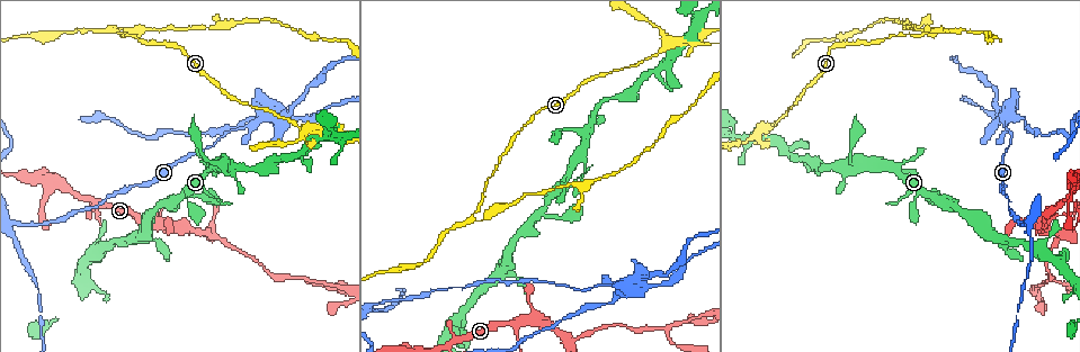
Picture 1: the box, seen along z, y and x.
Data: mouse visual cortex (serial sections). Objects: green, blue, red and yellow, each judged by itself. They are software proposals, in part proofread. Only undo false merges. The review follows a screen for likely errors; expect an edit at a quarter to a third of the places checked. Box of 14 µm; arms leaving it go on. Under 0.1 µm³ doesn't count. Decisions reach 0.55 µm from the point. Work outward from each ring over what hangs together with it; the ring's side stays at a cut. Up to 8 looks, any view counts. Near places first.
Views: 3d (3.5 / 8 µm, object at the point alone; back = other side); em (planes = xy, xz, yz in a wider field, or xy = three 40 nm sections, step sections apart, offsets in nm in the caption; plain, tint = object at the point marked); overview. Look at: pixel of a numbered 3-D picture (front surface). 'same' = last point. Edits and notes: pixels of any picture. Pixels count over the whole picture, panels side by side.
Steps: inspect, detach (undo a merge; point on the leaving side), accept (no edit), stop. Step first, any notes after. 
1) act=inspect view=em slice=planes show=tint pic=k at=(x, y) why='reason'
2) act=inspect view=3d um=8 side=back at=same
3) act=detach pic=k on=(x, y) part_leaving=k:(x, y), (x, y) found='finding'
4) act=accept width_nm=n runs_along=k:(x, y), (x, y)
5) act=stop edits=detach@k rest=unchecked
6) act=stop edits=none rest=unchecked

act=inspect view=3d um=8 pic=1 at=(1008, 116) why='two arms in line, one across'

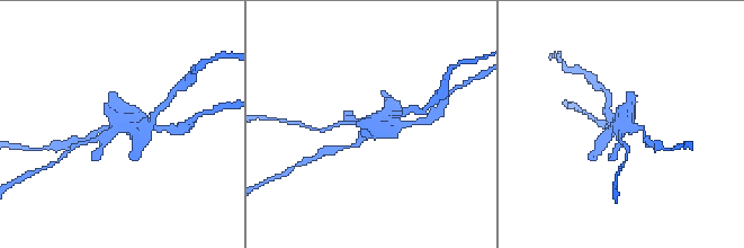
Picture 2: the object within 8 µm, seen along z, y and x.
act=inspect view=3d um=3.5 pic=2 at=(118, 129)

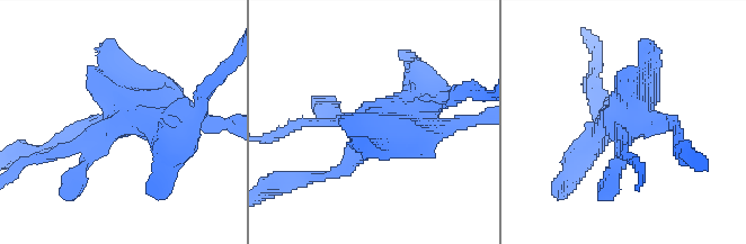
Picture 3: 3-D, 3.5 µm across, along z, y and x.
act=inspect view=em slice=xy step=5 show=tint pic=3 at=(632, 120) why='shape alone is not enough'

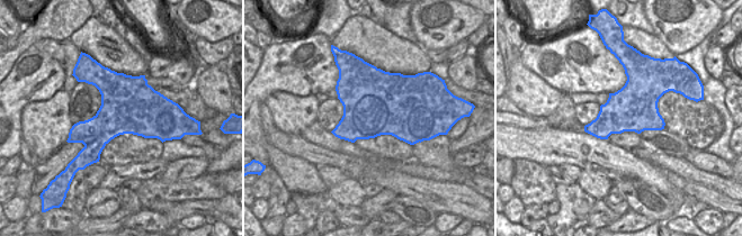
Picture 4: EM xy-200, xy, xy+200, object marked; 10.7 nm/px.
act=detach pic=3 on=(108, 70) found='two cells meet here'

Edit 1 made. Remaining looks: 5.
act=inspect view=overview why='redraw'

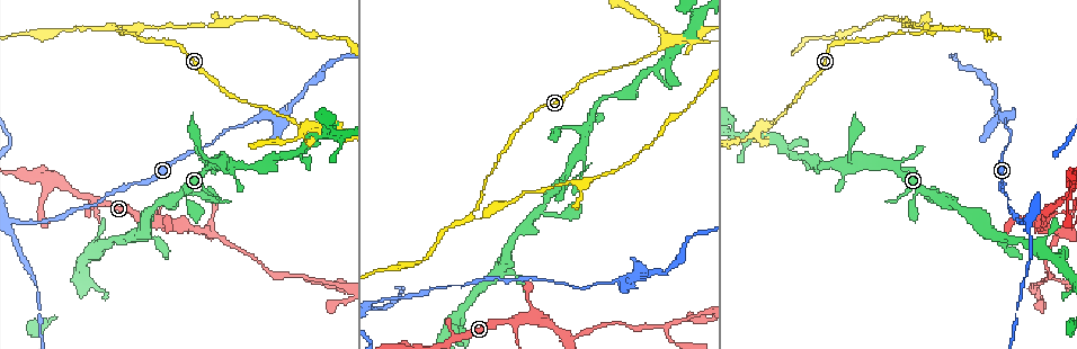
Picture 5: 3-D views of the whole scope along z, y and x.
act=inspect view=3d um=3.5 pic=5 at=(470, 214) why='two arms in line, one across'

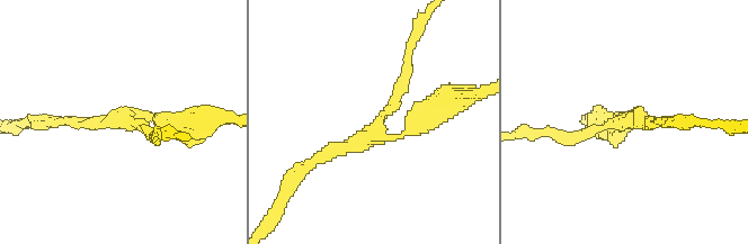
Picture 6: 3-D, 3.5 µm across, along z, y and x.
act=inspect view=em slice=xy step=2 show=tint pic=6 at=(629, 119) arms=3 arm_widths_nm=150,150,250 why='now the EM'

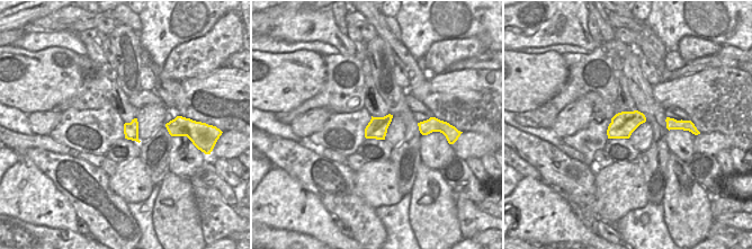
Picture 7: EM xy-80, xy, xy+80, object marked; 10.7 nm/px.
act=accept runs_along=6:(407, 65), (376, 129), (403, 135), (435, 109) found='continuous, no second cell'

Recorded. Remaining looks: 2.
act=inspect view=3d um=3.5 pic=5 at=(570, 340) why='calibre changes'

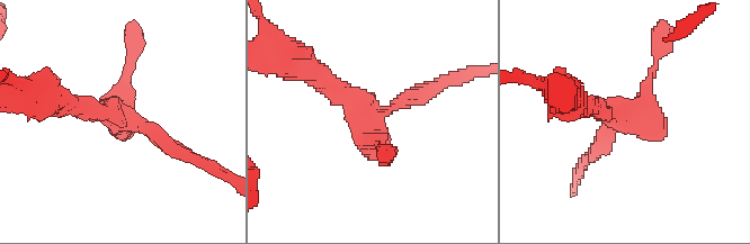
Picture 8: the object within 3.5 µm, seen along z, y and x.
act=inspect view=em slice=xy step=5 show=tint pic=8 at=(620, 115) why='need the tissue'

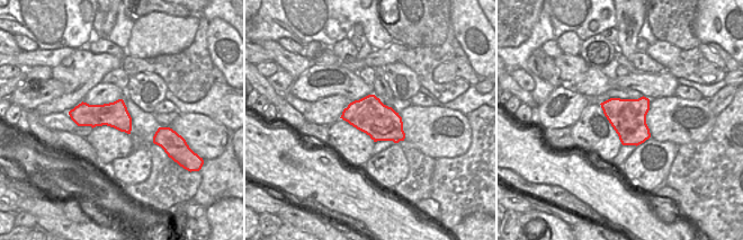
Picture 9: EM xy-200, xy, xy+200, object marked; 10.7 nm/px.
act=accept runs_along=8:(60, 99), (112, 110), (173, 147) found='all the same cell'

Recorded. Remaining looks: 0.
act=stop edits=detach@3 rest=unchecked

